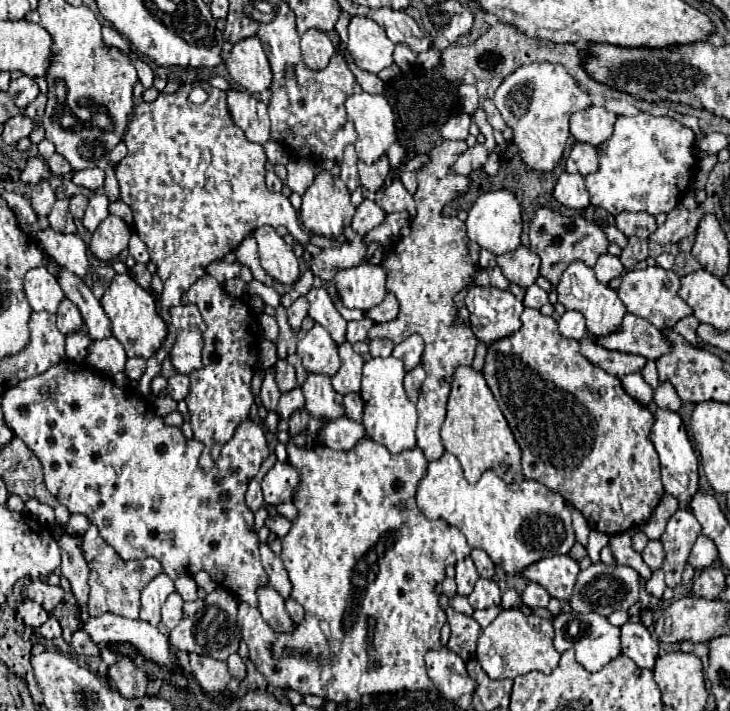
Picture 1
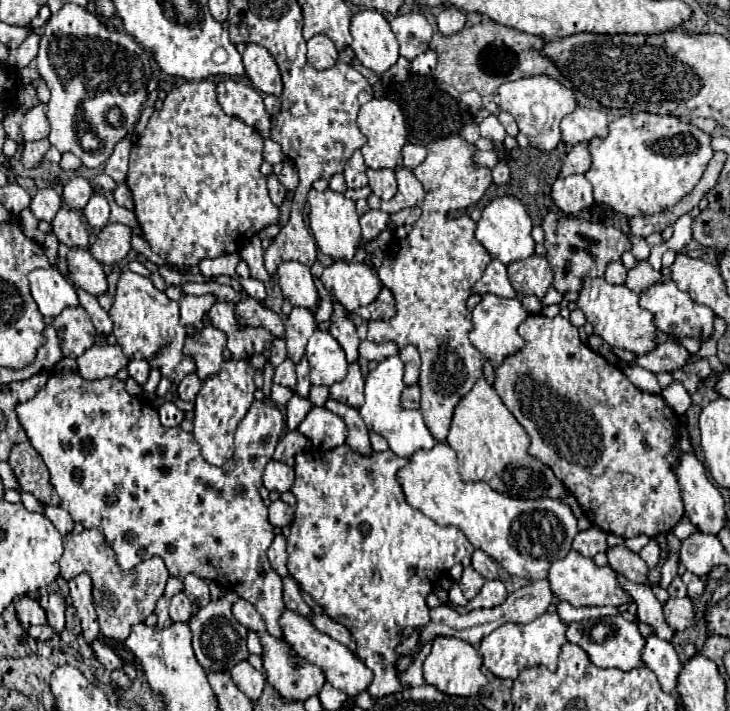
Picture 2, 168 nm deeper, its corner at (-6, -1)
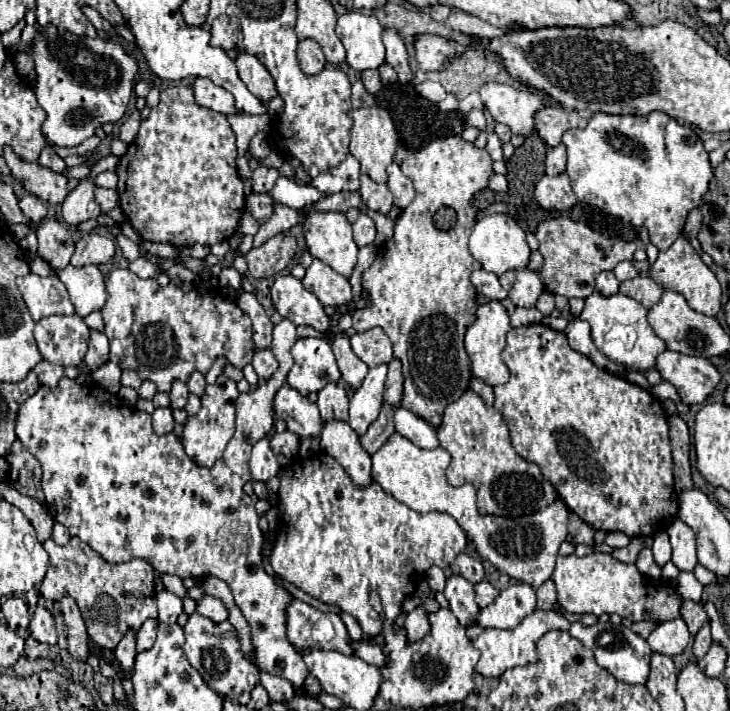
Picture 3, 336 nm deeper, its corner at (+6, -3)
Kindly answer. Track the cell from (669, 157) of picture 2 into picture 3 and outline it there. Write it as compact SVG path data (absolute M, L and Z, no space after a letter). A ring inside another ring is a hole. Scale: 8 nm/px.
M652 111L648 115L596 113L584 129L568 129L562 135L562 143L566 145L568 153L566 173L570 175L578 201L594 205L612 217L632 223L634 227L648 229L650 241L660 251L666 251L682 233L688 213L702 205L702 197L708 191L710 179L714 177L708 153L694 129L684 127L660 111Z

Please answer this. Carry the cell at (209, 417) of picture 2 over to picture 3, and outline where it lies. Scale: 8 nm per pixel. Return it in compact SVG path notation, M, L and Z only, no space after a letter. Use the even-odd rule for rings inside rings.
M220 375L214 385L206 387L206 395L202 399L202 409L198 415L188 419L188 423L184 425L184 437L182 437L186 455L194 463L204 465L204 467L212 467L216 463L216 459L220 459L222 451L226 449L228 441L234 435L234 419L236 419L234 403L236 403L236 399L238 399L236 383L224 375Z

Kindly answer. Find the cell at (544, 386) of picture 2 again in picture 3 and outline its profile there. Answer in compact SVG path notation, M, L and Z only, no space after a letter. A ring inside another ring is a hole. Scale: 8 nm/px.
M546 325L510 329L502 359L510 369L510 379L494 387L494 409L506 419L516 453L540 467L566 507L606 533L622 531L628 537L650 537L666 531L678 513L678 495L674 493L668 415L662 403L646 389L598 369L568 345L564 333Z

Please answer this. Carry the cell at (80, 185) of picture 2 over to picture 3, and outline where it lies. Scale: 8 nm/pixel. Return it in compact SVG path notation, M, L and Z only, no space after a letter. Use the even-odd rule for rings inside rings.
M4 149L4 159L12 171L12 177L22 185L30 195L46 203L62 203L68 195L68 179L62 173L56 173L40 163L26 163L12 155L12 149Z

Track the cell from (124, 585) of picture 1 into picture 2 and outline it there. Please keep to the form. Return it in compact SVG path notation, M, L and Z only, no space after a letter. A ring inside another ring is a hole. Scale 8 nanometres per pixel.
M84 529L80 535L68 533L68 537L64 537L64 555L60 559L60 575L66 579L78 573L88 573L92 577L92 585L94 585L92 595L94 595L100 631L106 637L112 637L116 641L124 641L124 637L128 637L130 627L136 621L146 621L146 617L154 611L156 601L164 595L164 587L170 577L160 557L146 559L138 563L134 569L122 571L116 563L116 555L112 547L106 543L104 533L98 529Z

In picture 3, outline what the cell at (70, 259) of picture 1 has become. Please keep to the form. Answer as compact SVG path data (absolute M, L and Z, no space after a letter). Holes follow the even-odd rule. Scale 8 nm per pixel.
M68 265L58 273L58 277L70 293L76 315L80 315L82 319L92 311L100 311L104 307L108 293L104 287L104 275L96 265L86 265L80 269Z

